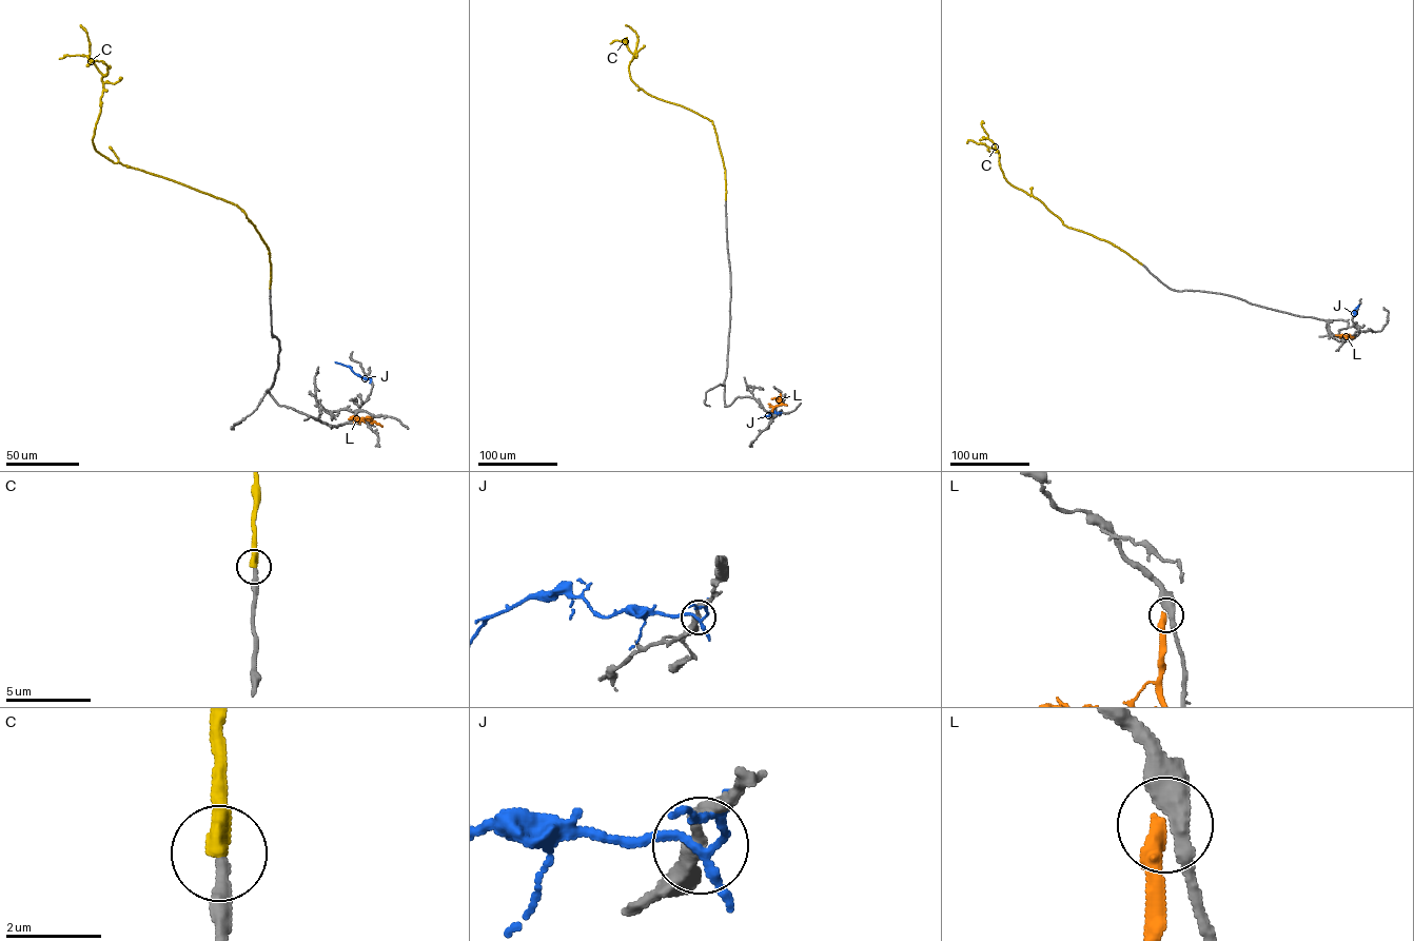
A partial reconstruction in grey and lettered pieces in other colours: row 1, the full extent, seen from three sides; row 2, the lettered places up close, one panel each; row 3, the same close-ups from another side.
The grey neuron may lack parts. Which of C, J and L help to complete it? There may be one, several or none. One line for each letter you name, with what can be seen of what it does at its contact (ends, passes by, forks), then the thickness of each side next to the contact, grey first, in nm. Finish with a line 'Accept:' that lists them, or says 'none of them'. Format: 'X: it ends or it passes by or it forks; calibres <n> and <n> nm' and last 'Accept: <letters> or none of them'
C: it ends; calibres 320 and 480 nm
Accept: C

